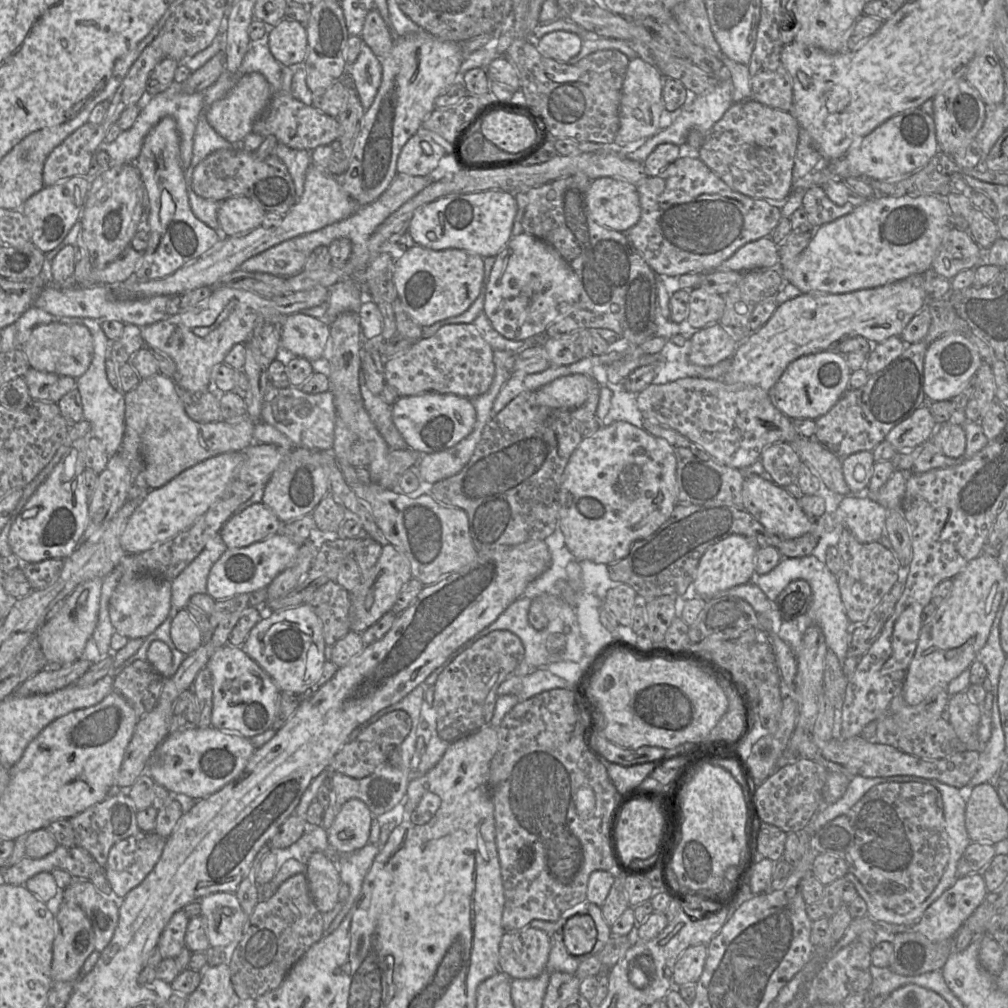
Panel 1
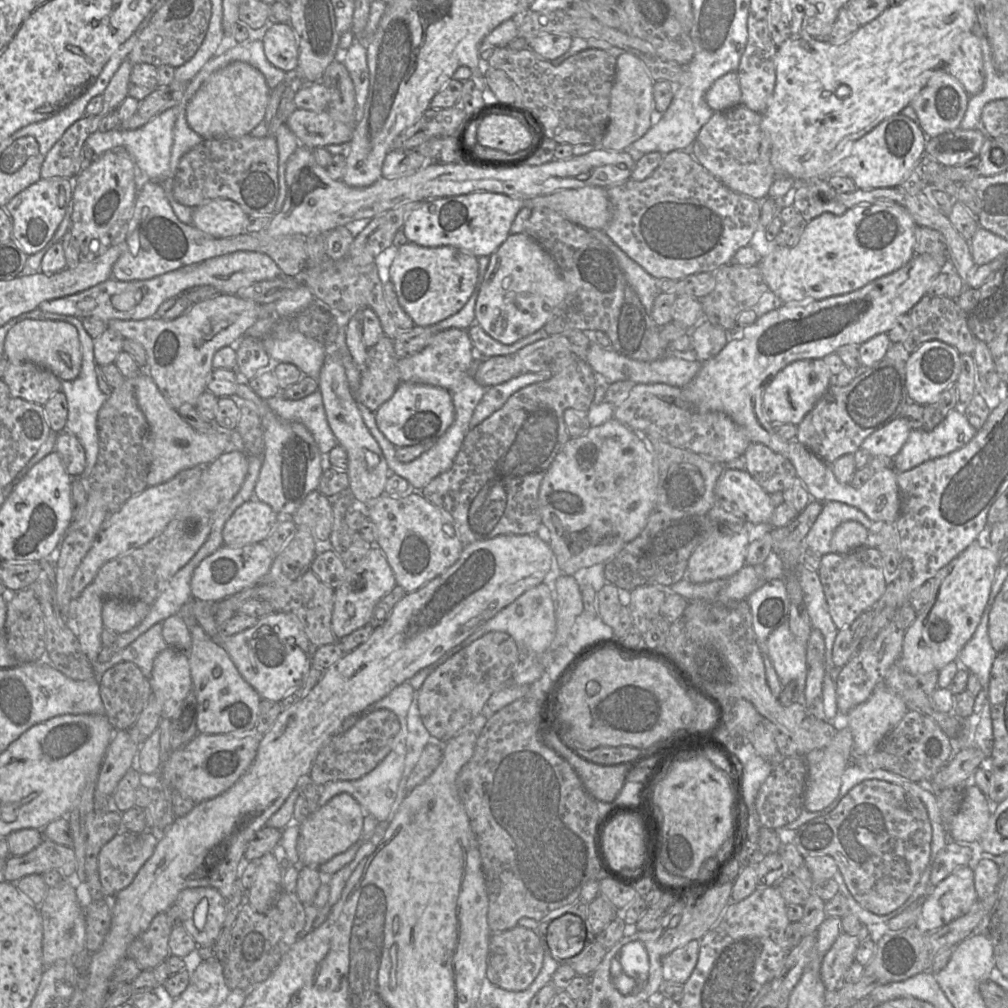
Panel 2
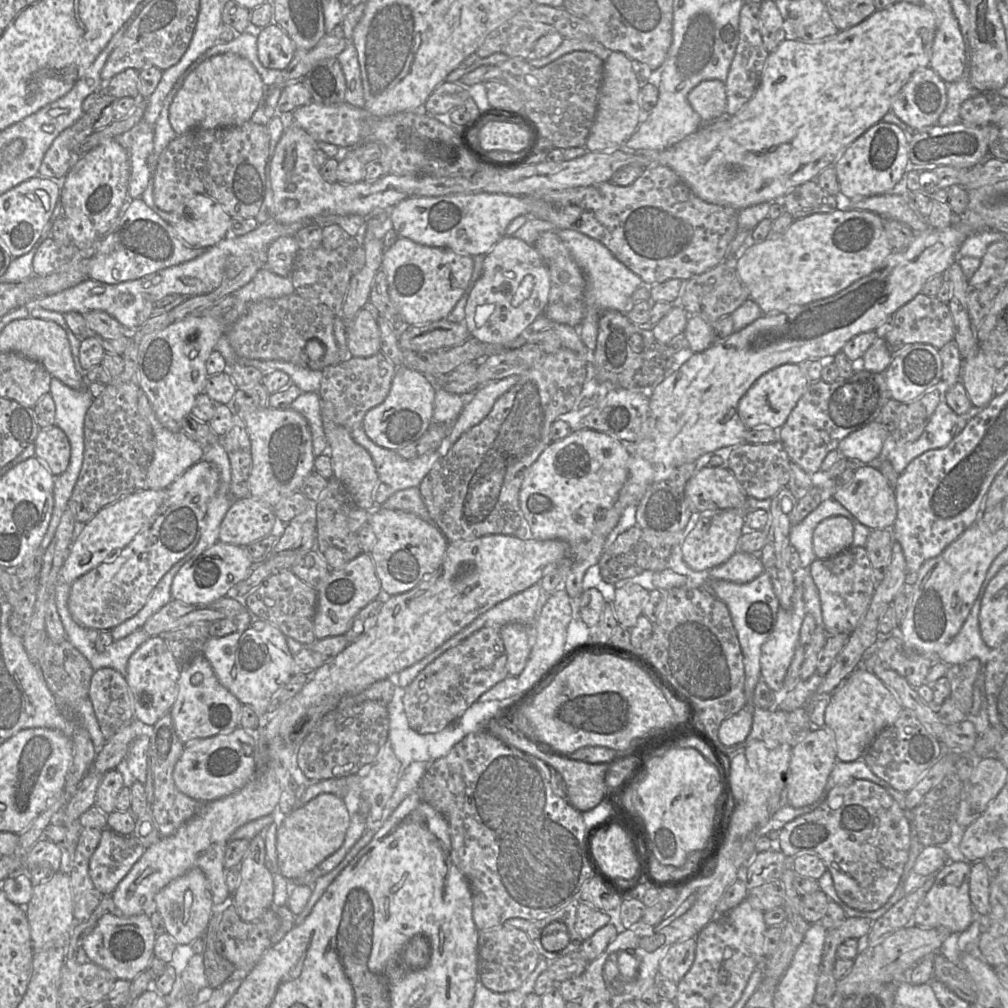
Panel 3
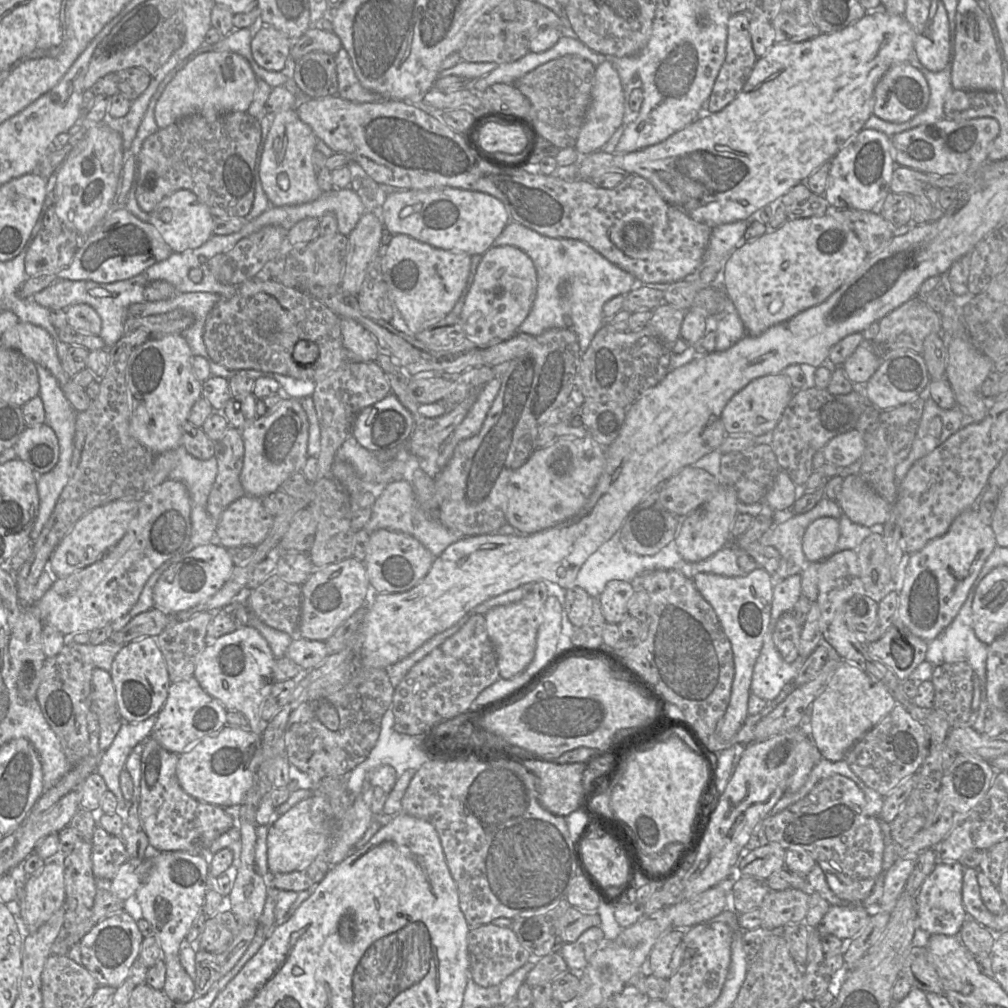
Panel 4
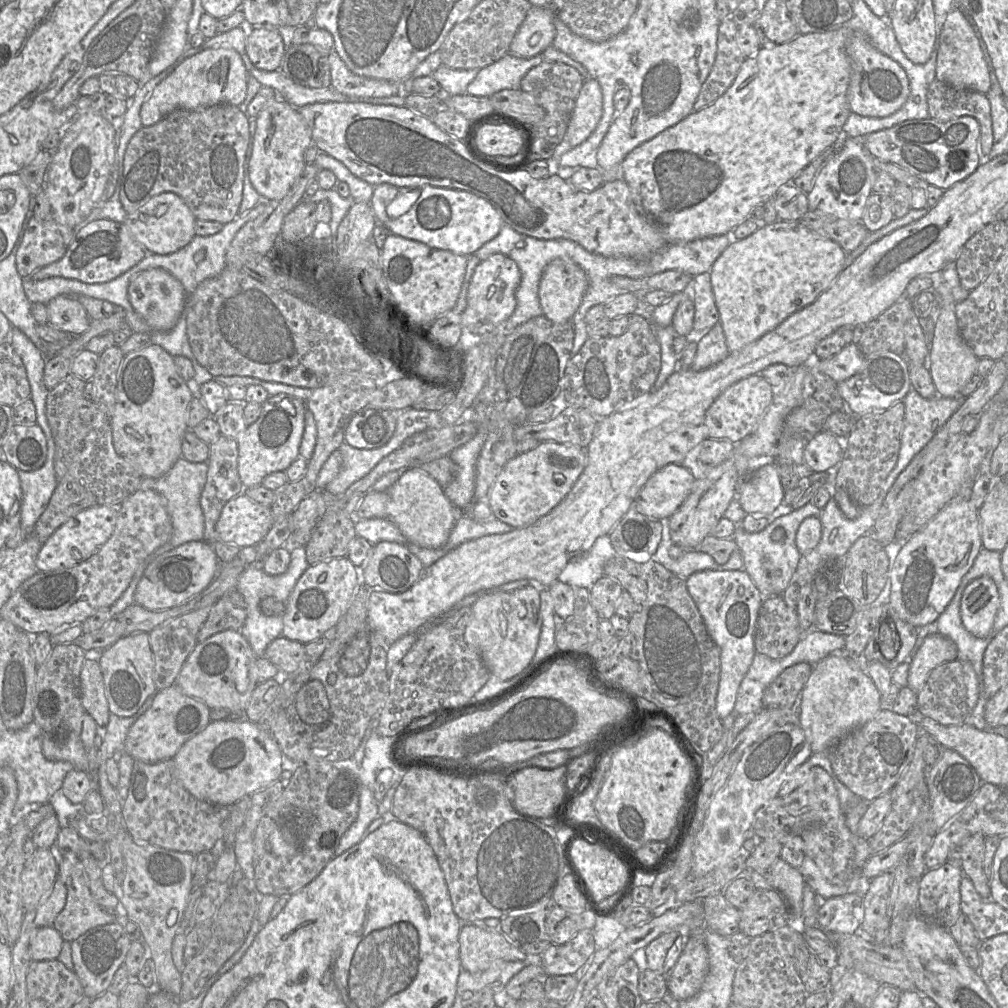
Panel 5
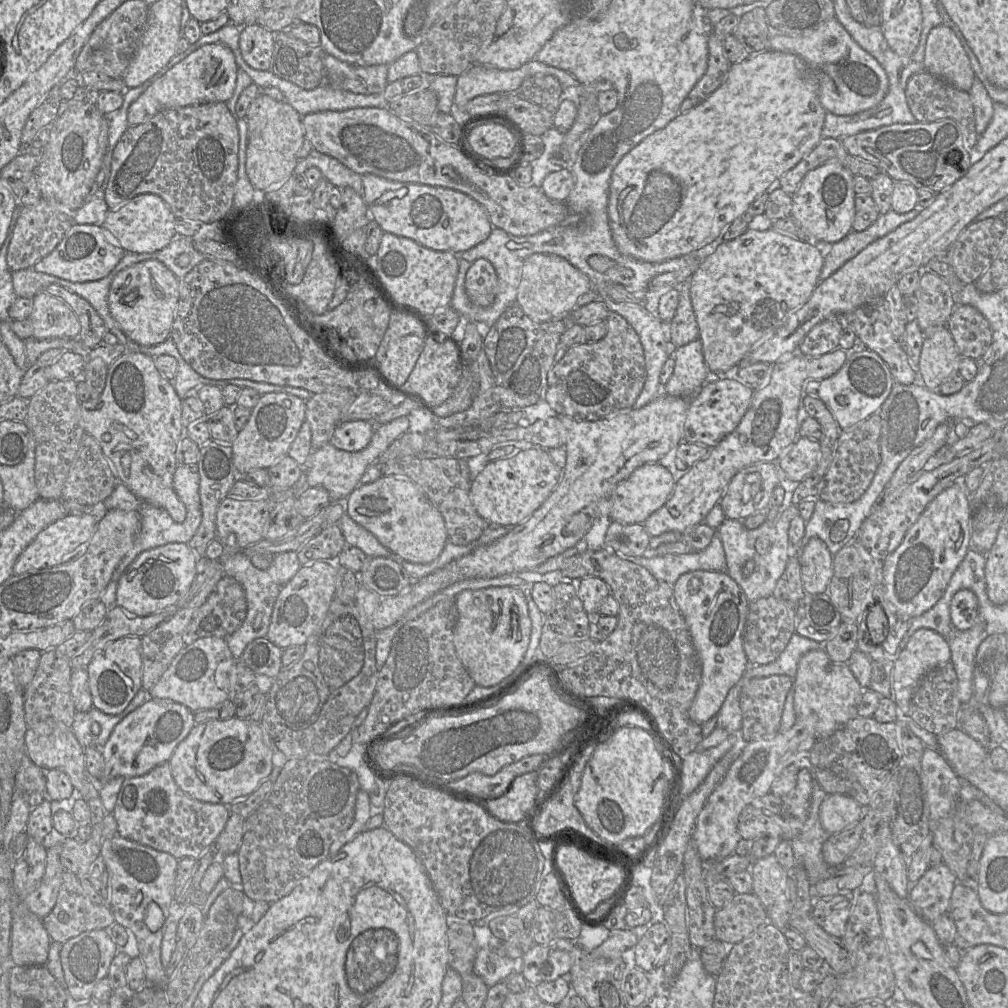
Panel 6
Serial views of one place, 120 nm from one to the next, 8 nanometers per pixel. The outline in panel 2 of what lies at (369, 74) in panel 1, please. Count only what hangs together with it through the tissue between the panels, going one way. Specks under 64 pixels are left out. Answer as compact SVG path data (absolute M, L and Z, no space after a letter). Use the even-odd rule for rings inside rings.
M354 36L352 45L345 53L343 64L346 66L354 84L359 120L364 111L370 83L365 41L360 41Z

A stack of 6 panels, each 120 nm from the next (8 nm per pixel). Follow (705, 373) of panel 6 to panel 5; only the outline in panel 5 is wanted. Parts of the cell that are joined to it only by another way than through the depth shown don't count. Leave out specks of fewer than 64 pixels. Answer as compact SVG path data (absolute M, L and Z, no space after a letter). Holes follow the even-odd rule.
M718 322L703 336L698 336L697 351L690 368L694 371L705 370L720 363L728 354L726 338Z

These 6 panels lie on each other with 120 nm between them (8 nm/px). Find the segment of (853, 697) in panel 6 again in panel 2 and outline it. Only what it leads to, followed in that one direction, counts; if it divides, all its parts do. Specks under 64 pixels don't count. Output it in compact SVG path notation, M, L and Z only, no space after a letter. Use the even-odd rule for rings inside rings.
M885 682L877 685L865 702L846 714L855 752L865 755L878 750L881 740L907 711L903 699L891 691Z

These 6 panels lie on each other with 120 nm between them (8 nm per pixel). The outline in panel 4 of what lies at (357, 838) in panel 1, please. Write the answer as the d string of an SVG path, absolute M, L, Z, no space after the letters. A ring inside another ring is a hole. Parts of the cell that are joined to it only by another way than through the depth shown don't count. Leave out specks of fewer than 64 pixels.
M313 795L281 815L268 829L267 859L272 874L290 873L308 866L320 853L331 847L333 831L326 831L326 815L334 818L332 808L324 796Z

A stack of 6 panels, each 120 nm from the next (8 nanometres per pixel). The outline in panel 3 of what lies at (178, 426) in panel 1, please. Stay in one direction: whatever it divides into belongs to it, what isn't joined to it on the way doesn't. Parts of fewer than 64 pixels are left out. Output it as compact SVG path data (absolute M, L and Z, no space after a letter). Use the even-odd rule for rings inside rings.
M139 388L138 409L154 435L154 453L146 475L145 489L166 490L186 470L202 460L203 448L183 431L171 432L158 421L145 393Z

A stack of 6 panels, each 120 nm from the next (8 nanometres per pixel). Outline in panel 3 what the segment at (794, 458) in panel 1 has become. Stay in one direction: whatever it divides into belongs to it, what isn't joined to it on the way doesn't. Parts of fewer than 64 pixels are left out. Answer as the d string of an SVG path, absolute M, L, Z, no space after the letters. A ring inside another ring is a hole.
M780 441L768 444L742 443L729 452L728 469L733 473L748 497L771 499L791 480L790 460Z

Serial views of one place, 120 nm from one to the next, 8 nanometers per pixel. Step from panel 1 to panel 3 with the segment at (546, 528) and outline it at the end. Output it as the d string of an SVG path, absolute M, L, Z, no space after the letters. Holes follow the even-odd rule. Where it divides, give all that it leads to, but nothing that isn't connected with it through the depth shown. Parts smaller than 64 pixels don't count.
M568 348L546 354L545 358L534 367L524 371L519 376L517 383L505 392L495 402L490 413L477 425L470 428L450 447L447 454L440 458L426 474L419 485L419 490L424 503L429 511L432 522L442 531L448 542L460 540L473 540L486 535L514 535L523 529L524 517L519 505L519 492L528 468L537 460L544 449L552 442L550 438L550 427L552 423L562 414L572 411L578 403L578 397L582 391L583 384L588 373L588 362L579 353Z

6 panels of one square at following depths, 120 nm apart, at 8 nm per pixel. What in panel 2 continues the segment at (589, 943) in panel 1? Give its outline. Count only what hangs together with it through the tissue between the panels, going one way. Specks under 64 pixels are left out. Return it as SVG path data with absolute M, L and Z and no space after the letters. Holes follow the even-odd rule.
M572 914L554 919L548 927L541 920L538 928L532 930L539 936L544 952L550 952L558 963L569 961L587 945L585 922Z

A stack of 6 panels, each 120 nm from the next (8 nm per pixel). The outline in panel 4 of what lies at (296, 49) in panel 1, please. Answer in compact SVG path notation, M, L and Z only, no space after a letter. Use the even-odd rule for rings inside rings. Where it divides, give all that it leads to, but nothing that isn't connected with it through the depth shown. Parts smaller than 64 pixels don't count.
M263 26L251 41L256 63L268 71L288 71L292 41L272 26Z

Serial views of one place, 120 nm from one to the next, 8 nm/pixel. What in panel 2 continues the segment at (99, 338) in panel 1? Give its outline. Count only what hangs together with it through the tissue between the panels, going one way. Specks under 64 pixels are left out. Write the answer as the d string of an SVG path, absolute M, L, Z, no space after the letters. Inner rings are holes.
M70 316L70 321L75 325L78 331L79 341L82 352L82 366L78 377L74 380L62 380L61 392L66 396L68 402L68 417L65 429L76 435L82 444L86 455L86 466L84 472L80 475L85 490L89 494L90 486L88 485L88 476L95 466L98 455L98 431L97 431L97 415L107 399L98 387L97 383L97 367L99 367L94 358L94 339L92 339L83 327L82 321L77 317Z

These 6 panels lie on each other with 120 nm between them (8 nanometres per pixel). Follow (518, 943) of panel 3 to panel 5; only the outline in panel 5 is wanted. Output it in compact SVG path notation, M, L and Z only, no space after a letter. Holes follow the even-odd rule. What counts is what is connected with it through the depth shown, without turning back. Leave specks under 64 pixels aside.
M466 924L459 933L461 967L470 973L487 970L496 960L523 961L526 955L502 932L489 932L475 925Z

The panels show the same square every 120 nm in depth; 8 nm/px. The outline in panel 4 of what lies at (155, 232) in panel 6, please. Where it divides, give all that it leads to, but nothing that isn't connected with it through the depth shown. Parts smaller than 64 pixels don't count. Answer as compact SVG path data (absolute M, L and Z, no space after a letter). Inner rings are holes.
M182 189L163 198L150 212L149 223L160 233L174 253L196 249L206 243L213 235L214 216L208 207L190 190Z

